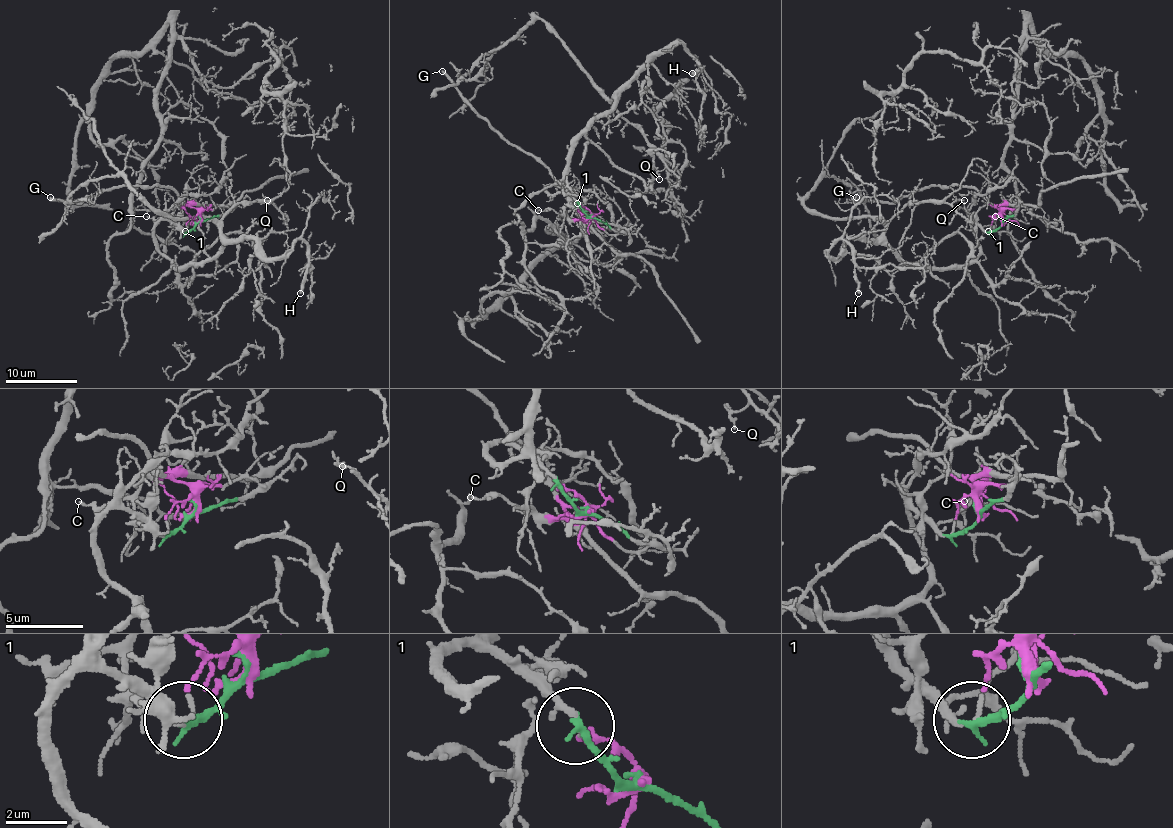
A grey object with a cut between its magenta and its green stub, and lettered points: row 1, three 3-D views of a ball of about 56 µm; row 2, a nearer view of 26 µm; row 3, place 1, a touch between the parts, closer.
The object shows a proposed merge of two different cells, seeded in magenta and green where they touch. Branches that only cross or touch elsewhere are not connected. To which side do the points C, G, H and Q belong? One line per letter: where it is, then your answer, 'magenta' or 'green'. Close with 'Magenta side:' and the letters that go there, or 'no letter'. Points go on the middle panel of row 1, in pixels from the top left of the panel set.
C: place (538, 210); magenta
G: place (442, 71); magenta
H: place (692, 73); green
Q: place (659, 179); green
Magenta side: C, G

